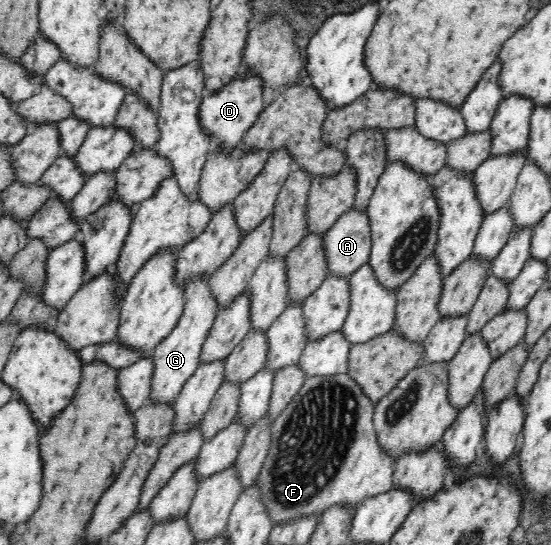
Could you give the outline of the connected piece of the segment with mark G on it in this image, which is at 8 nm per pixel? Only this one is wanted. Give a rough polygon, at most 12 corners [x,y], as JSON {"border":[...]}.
{"border":[[208,278],[153,353],[148,400],[173,407],[200,364],[218,312]]}

